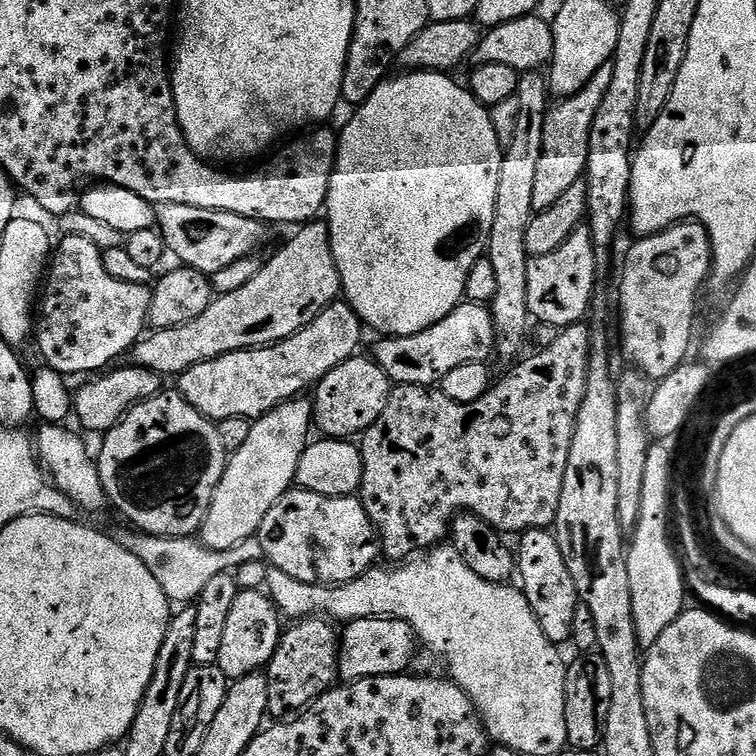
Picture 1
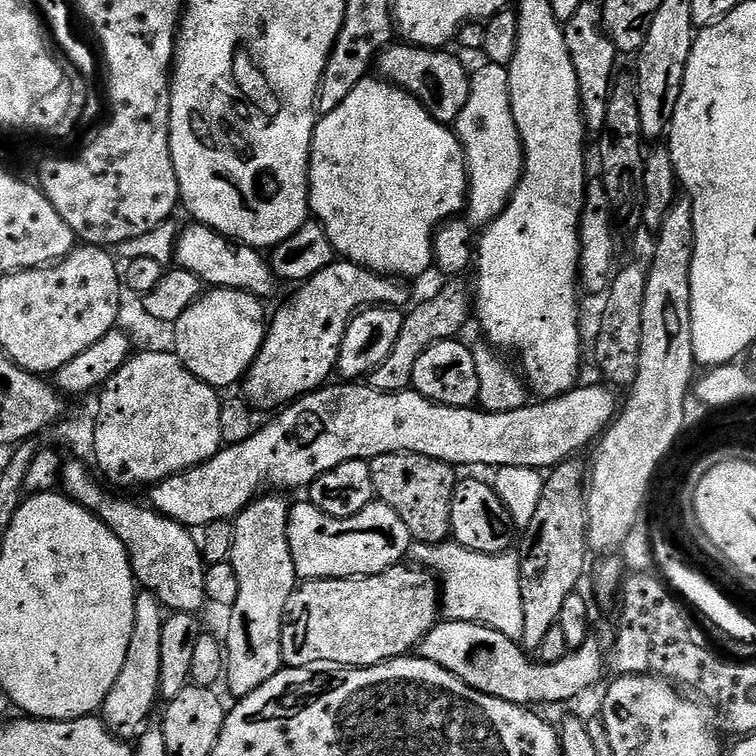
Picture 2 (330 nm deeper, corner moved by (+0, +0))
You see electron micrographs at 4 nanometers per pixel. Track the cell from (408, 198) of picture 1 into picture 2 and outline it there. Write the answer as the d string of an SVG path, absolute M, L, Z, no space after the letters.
M365 78L362 82L358 82L358 86L350 90L350 95L346 97L346 102L342 102L342 106L330 110L330 114L317 119L316 129L312 135L312 153L308 159L308 207L311 215L326 230L326 238L330 238L332 251L337 257L389 278L420 276L427 268L433 267L432 237L435 236L436 229L445 220L459 217L465 211L468 203L466 154L455 131L449 125L434 119L405 88L398 88L383 78L372 79Z

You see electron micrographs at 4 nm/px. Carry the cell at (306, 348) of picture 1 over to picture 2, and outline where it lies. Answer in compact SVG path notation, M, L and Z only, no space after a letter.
M343 258L318 270L318 274L297 287L300 289L277 310L276 317L271 317L262 350L242 381L248 403L256 410L276 410L325 387L336 372L342 338L346 338L349 322L361 308L369 306L407 309L408 288L404 284L407 283L397 283L395 279Z

